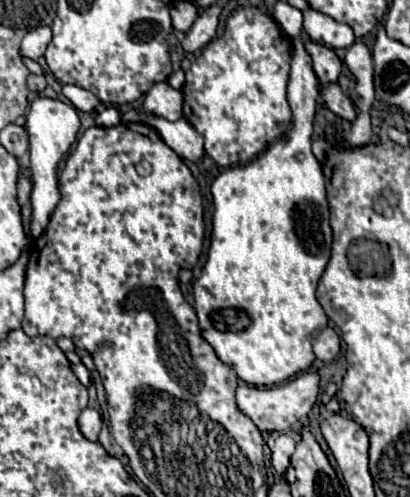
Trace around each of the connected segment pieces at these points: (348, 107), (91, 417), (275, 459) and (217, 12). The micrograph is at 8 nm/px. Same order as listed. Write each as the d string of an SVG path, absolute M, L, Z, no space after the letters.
M319 83L319 95L325 101L325 105L341 119L345 121L355 121L355 107L351 103L351 99L341 91L339 83L331 83L331 85L323 85Z
M85 409L81 413L81 417L79 417L79 429L91 441L97 441L99 431L101 431L101 425L103 425L101 415L95 409Z
M281 434L275 440L275 447L272 449L272 465L275 470L282 474L290 466L290 459L296 448L293 438Z
M219 3L207 7L199 17L197 21L193 23L193 27L189 29L189 33L185 35L183 39L183 49L187 53L193 53L197 51L199 47L205 47L213 37L215 37L215 31L217 31L217 25L219 25L219 17L223 13L223 7Z

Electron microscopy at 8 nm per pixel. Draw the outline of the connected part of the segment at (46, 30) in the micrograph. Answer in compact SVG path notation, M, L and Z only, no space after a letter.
M47 25L37 27L37 29L29 31L23 37L23 41L21 41L21 55L37 61L37 59L41 59L45 55L45 49L47 49L49 43L51 43L51 27L47 27Z

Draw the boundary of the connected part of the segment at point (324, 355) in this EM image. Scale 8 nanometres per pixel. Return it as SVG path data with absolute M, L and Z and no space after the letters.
M325 327L319 337L315 339L313 343L313 351L315 351L315 357L323 363L329 363L333 361L337 355L339 355L339 335L331 329L331 327Z

